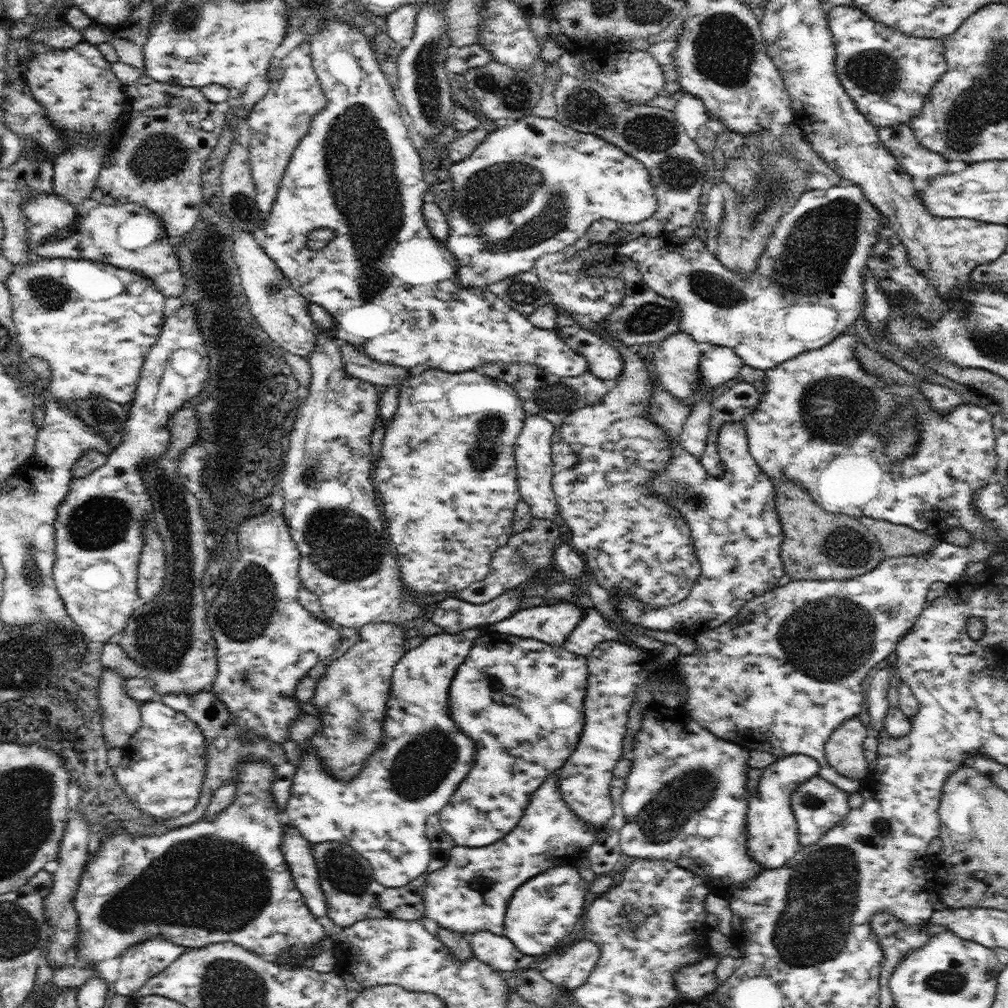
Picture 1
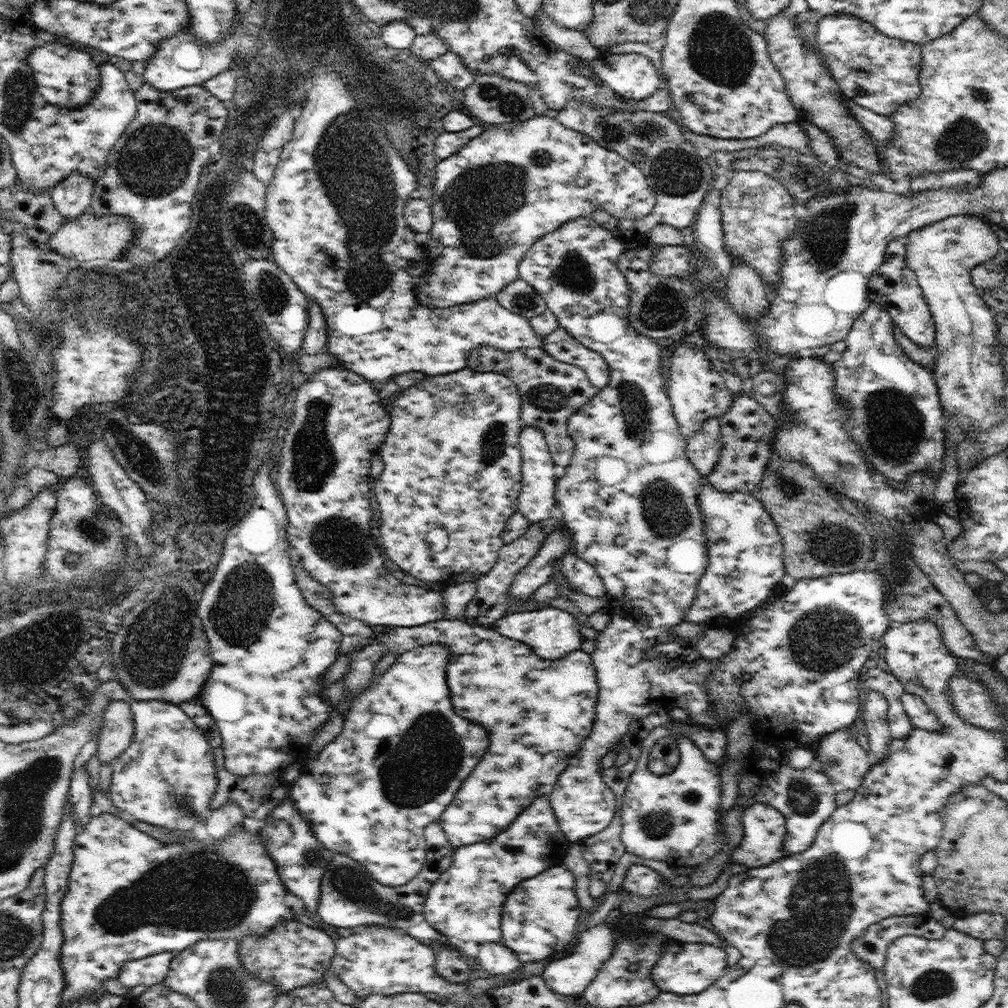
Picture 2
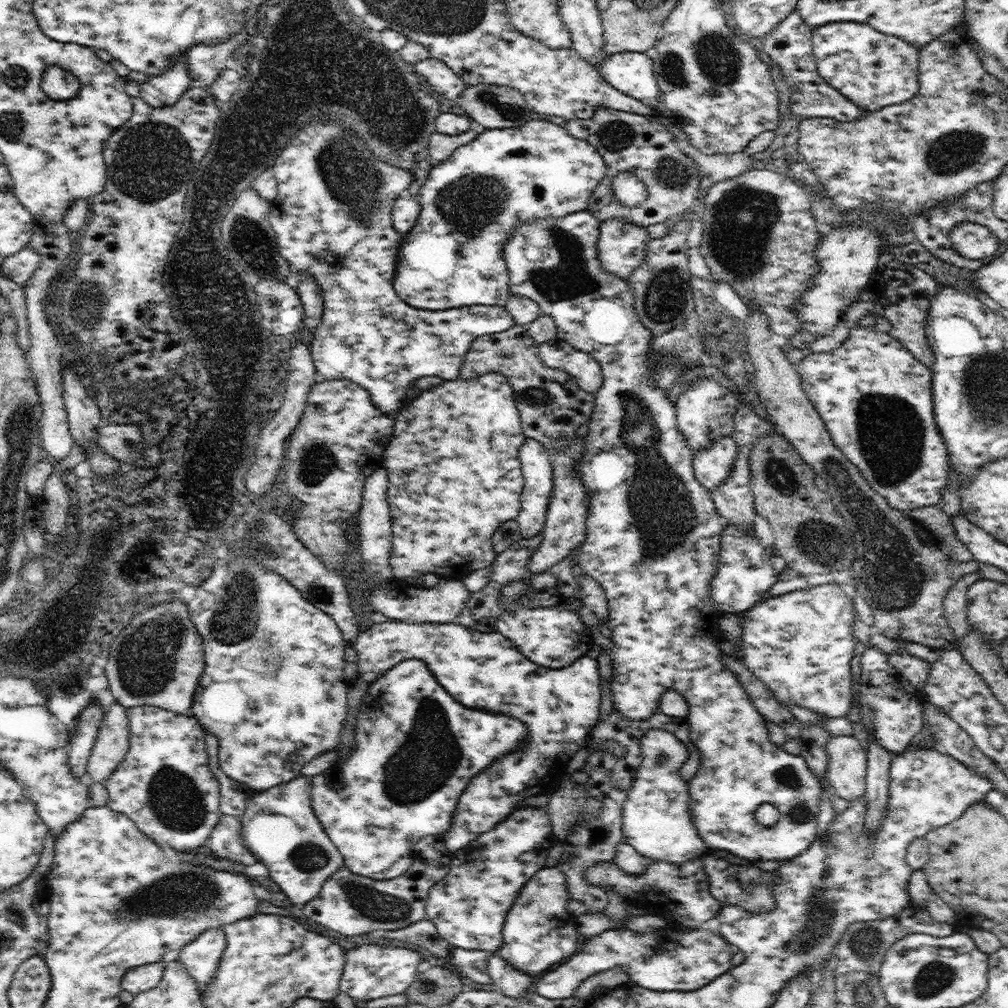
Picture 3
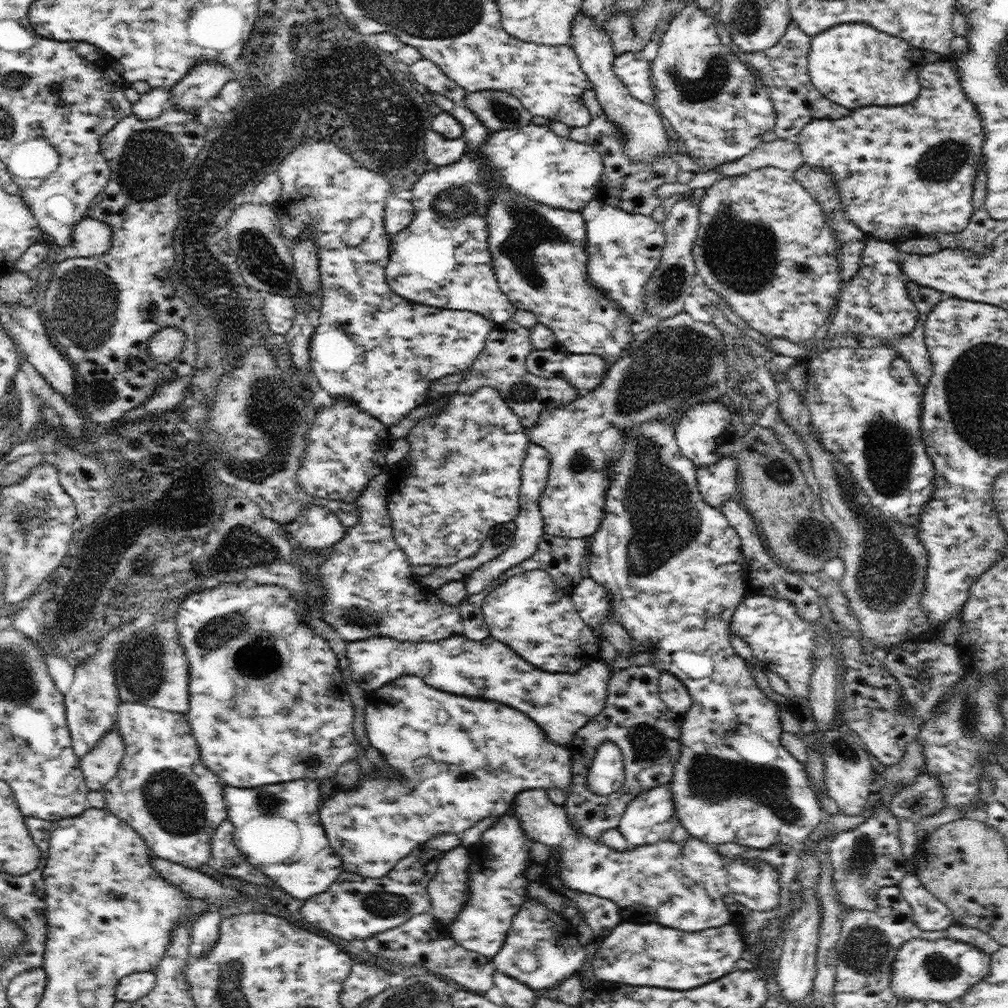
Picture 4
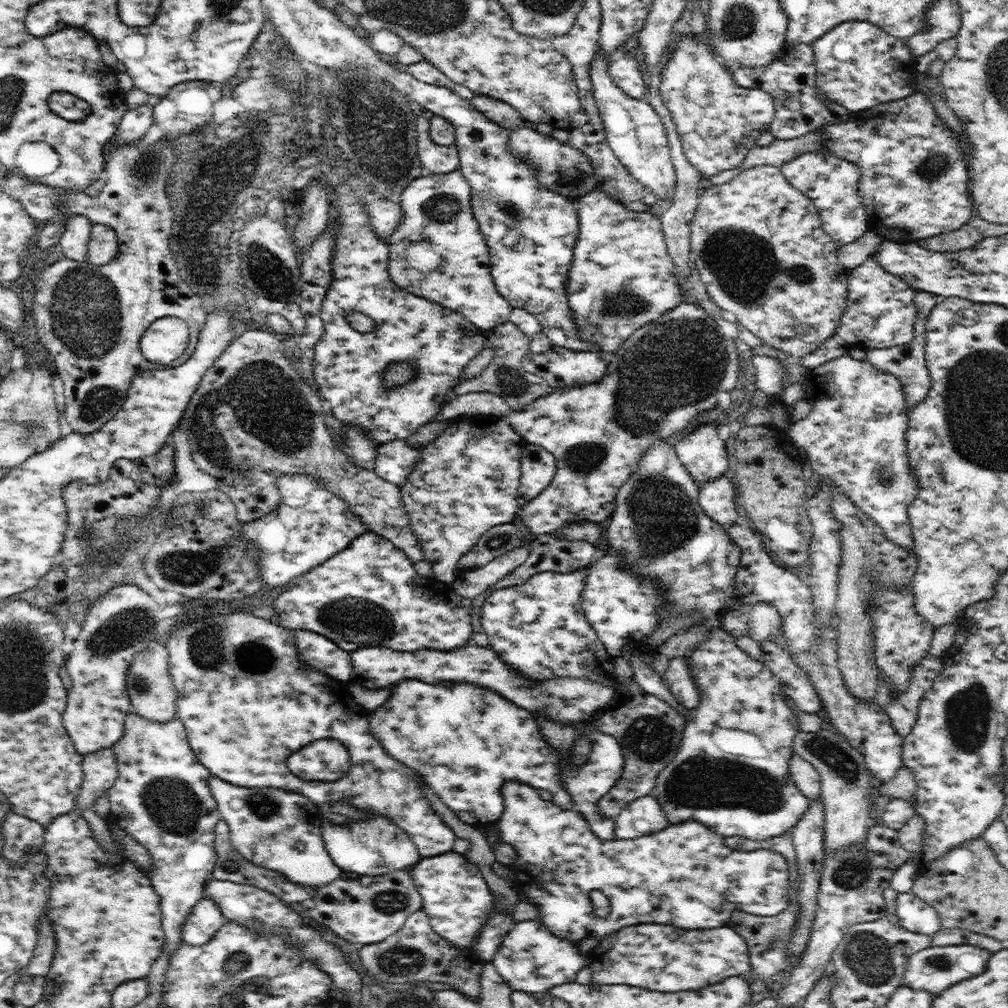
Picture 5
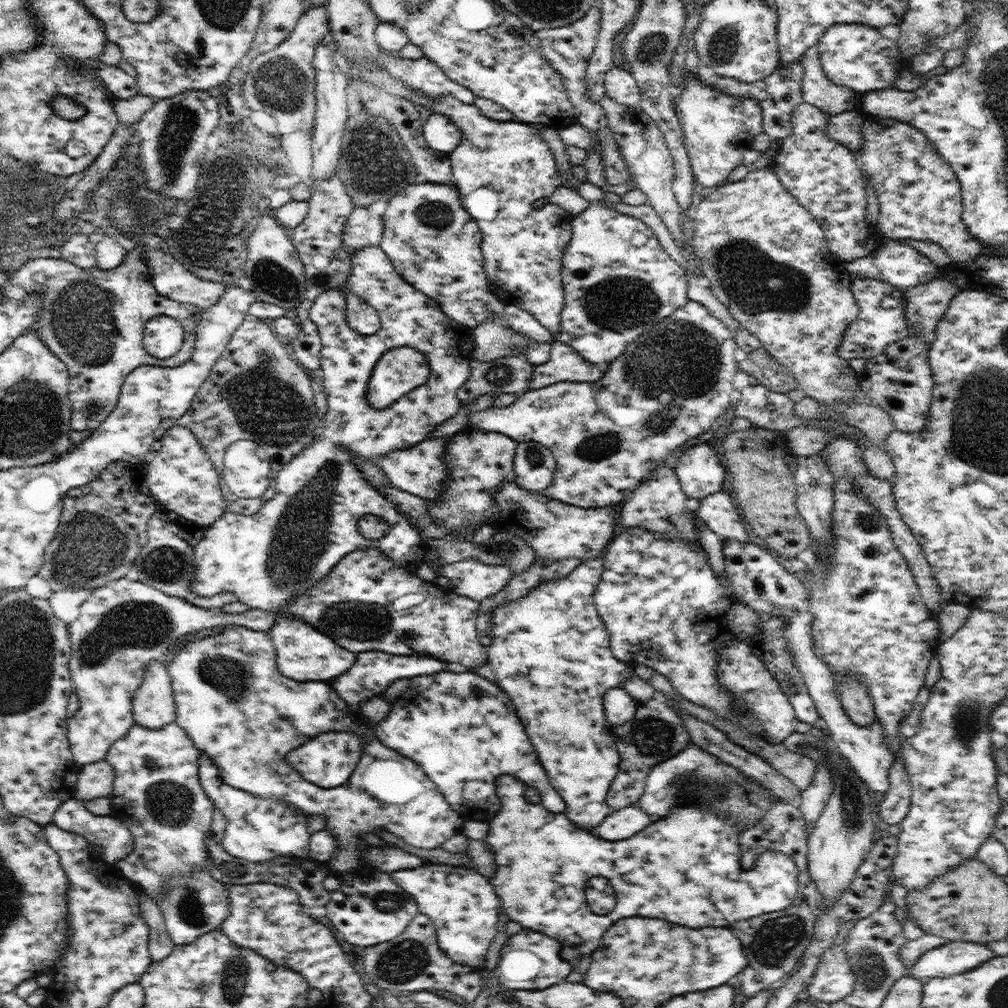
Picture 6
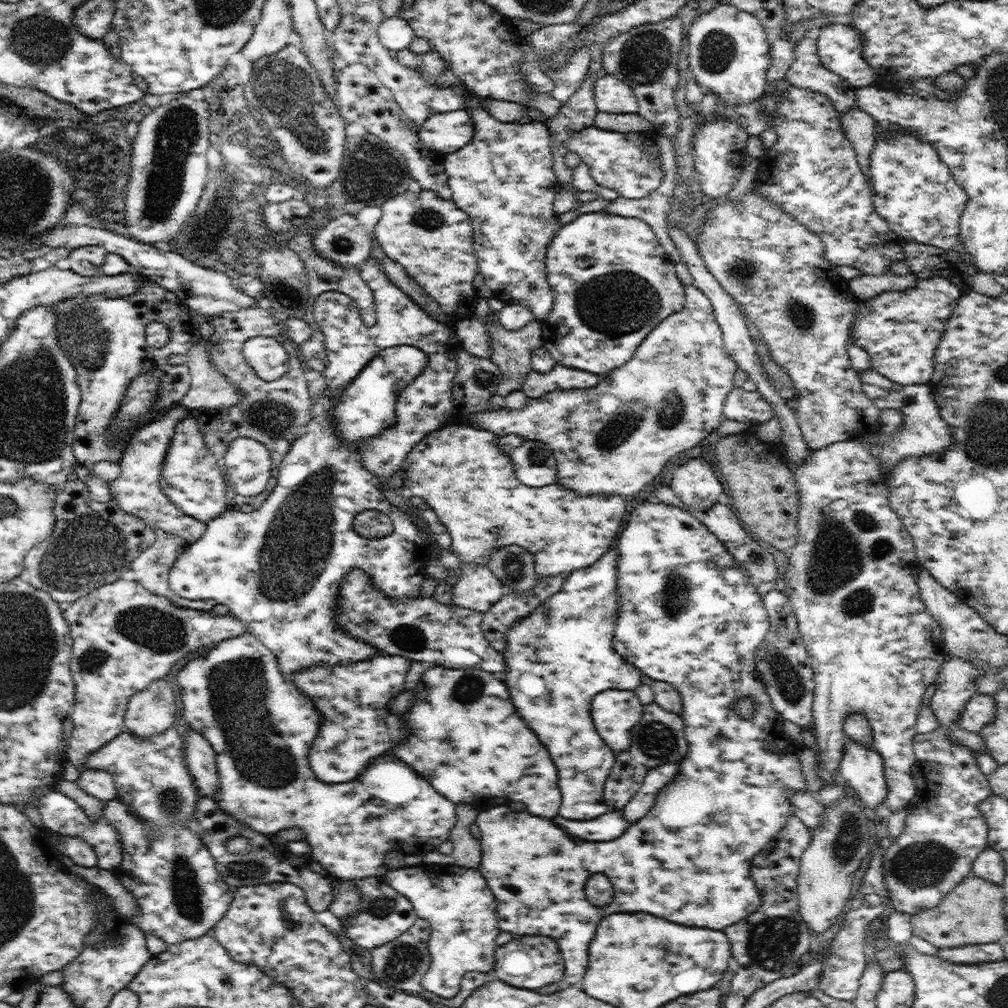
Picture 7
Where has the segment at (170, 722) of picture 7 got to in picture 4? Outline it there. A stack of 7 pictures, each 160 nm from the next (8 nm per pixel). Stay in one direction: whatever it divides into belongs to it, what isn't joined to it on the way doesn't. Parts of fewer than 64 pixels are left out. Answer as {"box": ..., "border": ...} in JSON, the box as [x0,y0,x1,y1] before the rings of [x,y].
{"box":[114,618,188,714],"border":[[[160,618],[145,629],[126,637],[114,660],[116,689],[122,701],[145,704],[176,714],[188,713],[188,660],[178,638],[176,619]]]}

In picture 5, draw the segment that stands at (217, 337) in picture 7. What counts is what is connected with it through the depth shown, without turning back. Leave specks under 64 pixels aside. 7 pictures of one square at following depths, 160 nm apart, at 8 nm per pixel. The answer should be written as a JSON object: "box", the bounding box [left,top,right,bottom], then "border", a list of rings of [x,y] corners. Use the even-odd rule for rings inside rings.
{"box":[180,329,423,563],"border":[[[250,329],[231,341],[210,370],[205,372],[180,421],[180,426],[187,432],[194,462],[200,470],[214,478],[218,490],[232,499],[237,508],[238,520],[243,523],[262,518],[278,508],[281,496],[277,480],[281,476],[303,472],[313,474],[349,506],[368,530],[377,532],[401,548],[412,563],[420,562],[423,560],[422,546],[412,530],[399,485],[384,480],[372,470],[356,466],[347,453],[334,444],[335,440],[330,436],[322,415],[320,392],[310,387],[292,369],[284,354],[284,346],[285,343],[276,339],[270,331]],[[243,468],[249,470],[250,482],[243,480]]]}

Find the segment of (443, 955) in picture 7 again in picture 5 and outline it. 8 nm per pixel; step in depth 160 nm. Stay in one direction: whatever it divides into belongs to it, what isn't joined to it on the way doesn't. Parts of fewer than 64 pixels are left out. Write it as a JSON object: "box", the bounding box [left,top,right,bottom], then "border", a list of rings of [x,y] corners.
{"box":[411,851,495,951],"border":[[[456,851],[421,858],[411,869],[414,884],[423,898],[422,910],[428,915],[434,932],[449,940],[455,947],[473,951],[473,944],[486,924],[495,897],[476,864]]]}

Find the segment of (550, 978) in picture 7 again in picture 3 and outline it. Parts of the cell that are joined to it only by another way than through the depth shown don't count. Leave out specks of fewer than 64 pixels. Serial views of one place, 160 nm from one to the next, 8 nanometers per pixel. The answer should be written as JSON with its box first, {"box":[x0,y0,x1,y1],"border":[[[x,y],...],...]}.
{"box":[497,867,581,980],"border":[[[544,867],[520,889],[507,912],[502,928],[502,946],[497,953],[508,964],[529,974],[534,980],[555,969],[580,950],[581,938],[576,917],[567,908],[571,900],[567,876],[558,867]]]}

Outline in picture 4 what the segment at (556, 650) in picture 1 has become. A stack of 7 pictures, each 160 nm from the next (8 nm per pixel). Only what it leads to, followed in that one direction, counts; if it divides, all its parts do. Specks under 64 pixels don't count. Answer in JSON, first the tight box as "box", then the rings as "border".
{"box":[347,634,612,746],"border":[[[463,634],[450,635],[434,642],[399,641],[387,636],[377,636],[366,640],[355,640],[347,645],[348,660],[350,660],[351,673],[361,682],[366,690],[374,690],[386,686],[400,676],[414,674],[422,678],[432,688],[441,689],[443,692],[480,698],[482,700],[496,700],[509,704],[512,708],[524,712],[538,725],[546,736],[554,743],[567,746],[577,732],[599,713],[602,713],[607,699],[608,686],[612,671],[604,661],[586,664],[578,672],[550,673],[534,668],[509,648],[506,643],[496,640],[492,635],[484,640],[470,640]]]}

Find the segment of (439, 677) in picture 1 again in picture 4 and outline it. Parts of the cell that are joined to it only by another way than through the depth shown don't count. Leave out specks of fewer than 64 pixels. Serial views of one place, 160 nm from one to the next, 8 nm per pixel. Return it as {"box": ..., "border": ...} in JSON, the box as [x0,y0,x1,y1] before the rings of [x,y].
{"box":[319,674,572,878],"border":[[[406,674],[400,676],[398,680],[386,684],[374,690],[367,690],[366,693],[366,732],[374,748],[379,750],[381,756],[385,758],[386,764],[396,769],[399,776],[402,777],[402,784],[396,783],[393,776],[382,769],[376,769],[372,775],[360,777],[359,784],[350,792],[338,791],[335,789],[334,794],[329,796],[325,801],[320,800],[319,817],[323,824],[326,836],[328,837],[331,847],[340,856],[343,862],[344,871],[355,872],[360,876],[368,878],[378,878],[386,876],[394,867],[398,860],[402,860],[414,850],[414,847],[421,843],[426,843],[435,834],[455,834],[460,839],[464,830],[472,828],[476,822],[480,822],[487,816],[501,816],[513,806],[513,802],[518,793],[532,789],[562,790],[570,794],[572,790],[572,769],[571,769],[571,752],[566,746],[552,742],[546,733],[534,723],[524,712],[520,712],[509,704],[504,704],[496,700],[482,700],[480,698],[468,698],[467,696],[458,696],[458,694],[443,692],[441,689],[432,688],[418,676]]]}

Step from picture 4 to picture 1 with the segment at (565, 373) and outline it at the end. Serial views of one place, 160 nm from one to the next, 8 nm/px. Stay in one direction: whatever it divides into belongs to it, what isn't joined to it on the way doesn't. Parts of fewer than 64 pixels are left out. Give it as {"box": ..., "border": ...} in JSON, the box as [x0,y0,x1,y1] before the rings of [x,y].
{"box":[556,326,625,383],"border":[[[565,326],[557,328],[556,332],[570,345],[570,348],[584,355],[590,372],[598,378],[613,383],[621,376],[625,360],[611,342],[580,326]]]}

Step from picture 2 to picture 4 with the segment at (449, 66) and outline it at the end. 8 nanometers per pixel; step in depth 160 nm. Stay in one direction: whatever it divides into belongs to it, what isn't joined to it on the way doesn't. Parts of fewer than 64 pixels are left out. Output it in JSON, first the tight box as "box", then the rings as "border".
{"box":[409,57,467,104],"border":[[[421,57],[409,65],[409,70],[410,76],[426,86],[428,92],[436,92],[456,104],[464,104],[467,92],[455,80],[448,78],[446,73],[431,60]]]}

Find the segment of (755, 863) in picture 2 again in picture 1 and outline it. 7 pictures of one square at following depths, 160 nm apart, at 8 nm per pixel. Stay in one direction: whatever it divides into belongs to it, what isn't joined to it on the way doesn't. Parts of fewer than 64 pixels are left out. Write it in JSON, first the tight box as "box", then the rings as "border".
{"box":[747,754,820,869],"border":[[[806,754],[785,756],[776,759],[763,768],[760,784],[749,798],[747,810],[747,849],[749,855],[756,859],[764,869],[784,866],[800,852],[799,830],[791,805],[791,796],[796,787],[819,774],[820,765],[815,758]]]}

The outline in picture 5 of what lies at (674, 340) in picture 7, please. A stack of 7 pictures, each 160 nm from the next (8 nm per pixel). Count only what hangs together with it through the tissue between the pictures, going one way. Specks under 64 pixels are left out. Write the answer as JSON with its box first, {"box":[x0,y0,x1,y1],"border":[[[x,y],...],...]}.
{"box":[498,300,739,536],"border":[[[685,300],[674,309],[666,312],[659,319],[637,328],[634,334],[629,336],[624,341],[624,344],[609,356],[606,374],[599,381],[583,384],[582,386],[559,386],[552,394],[537,398],[532,404],[527,404],[522,410],[514,410],[509,415],[498,418],[508,421],[511,427],[522,436],[524,443],[542,446],[542,448],[554,455],[556,461],[557,469],[550,484],[536,498],[533,498],[528,504],[519,507],[517,510],[516,517],[520,517],[523,520],[523,523],[530,528],[534,536],[558,532],[573,522],[585,522],[585,520],[589,520],[589,522],[594,524],[605,525],[614,512],[617,490],[629,479],[632,472],[637,471],[638,461],[642,455],[645,455],[644,451],[652,448],[654,444],[658,444],[658,440],[666,440],[666,438],[672,437],[676,432],[687,428],[688,423],[696,414],[718,406],[717,398],[720,392],[732,392],[734,390],[739,375],[737,346],[734,339],[725,336],[724,333],[718,330],[714,320],[715,318],[709,316],[697,303]]]}

